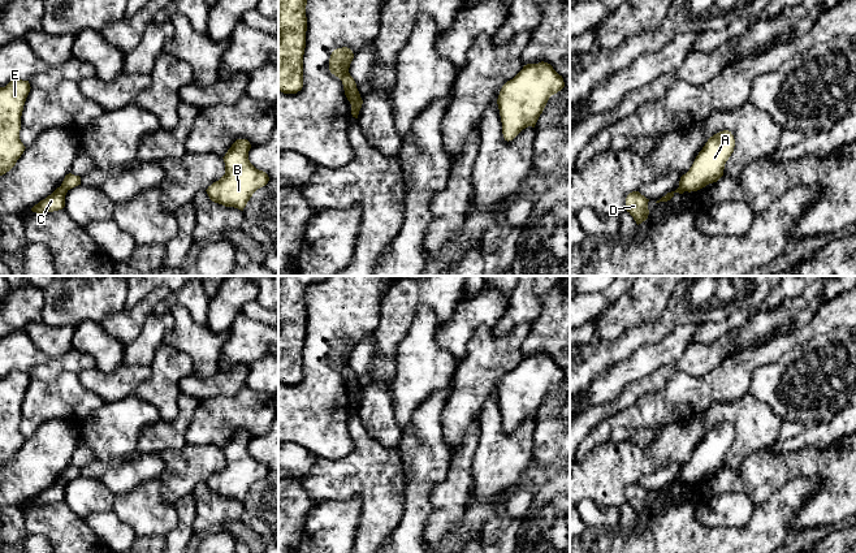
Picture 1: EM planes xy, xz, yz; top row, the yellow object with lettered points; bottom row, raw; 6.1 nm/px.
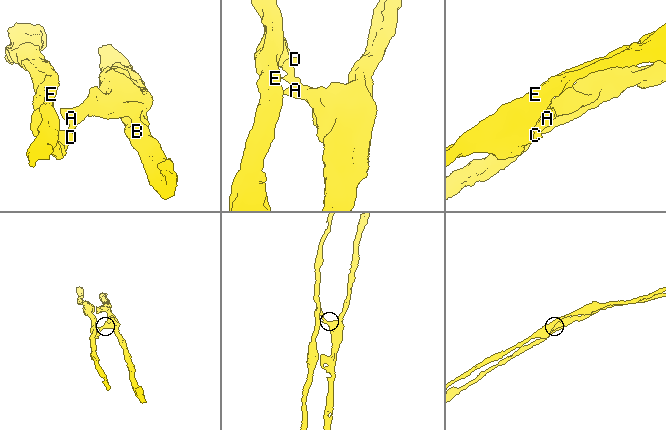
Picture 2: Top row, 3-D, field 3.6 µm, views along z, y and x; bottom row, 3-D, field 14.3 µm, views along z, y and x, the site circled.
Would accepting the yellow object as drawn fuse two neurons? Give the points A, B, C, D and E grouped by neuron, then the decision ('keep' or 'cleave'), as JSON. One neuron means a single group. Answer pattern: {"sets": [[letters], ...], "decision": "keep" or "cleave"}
{"sets": [["A", "B"], ["C", "D", "E"]], "decision": "cleave"}

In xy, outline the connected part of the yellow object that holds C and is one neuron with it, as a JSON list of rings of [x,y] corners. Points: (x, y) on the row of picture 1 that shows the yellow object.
[[[57,187],[51,195],[35,204],[31,211],[36,213],[53,212],[65,207],[65,195],[68,190]]]

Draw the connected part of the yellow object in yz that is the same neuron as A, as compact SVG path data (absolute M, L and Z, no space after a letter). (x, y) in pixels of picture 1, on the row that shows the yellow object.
M729 130L710 137L689 170L680 177L679 187L691 193L717 182L723 176L725 164L734 152L734 147L735 139Z

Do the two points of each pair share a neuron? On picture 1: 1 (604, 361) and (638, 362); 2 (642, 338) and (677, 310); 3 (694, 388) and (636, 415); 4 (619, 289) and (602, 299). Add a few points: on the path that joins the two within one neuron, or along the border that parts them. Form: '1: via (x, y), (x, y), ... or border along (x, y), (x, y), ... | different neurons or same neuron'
1: border along (645, 345), (593, 377) | different neurons
2: via (651, 333), (668, 319) | same neuron
3: via (679, 400), (651, 411) | same neuron
4: via (615, 290), (606, 298) | same neuron

